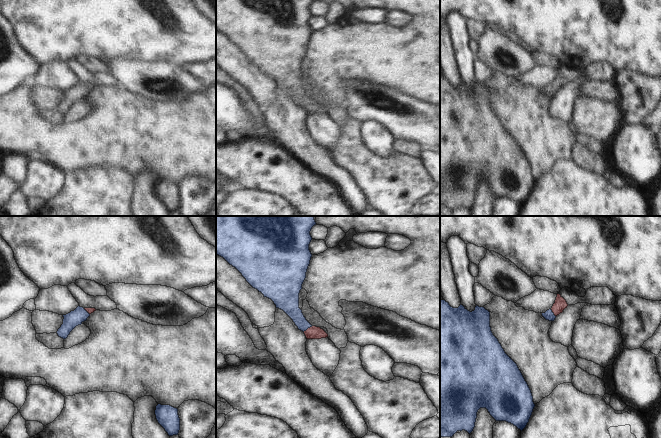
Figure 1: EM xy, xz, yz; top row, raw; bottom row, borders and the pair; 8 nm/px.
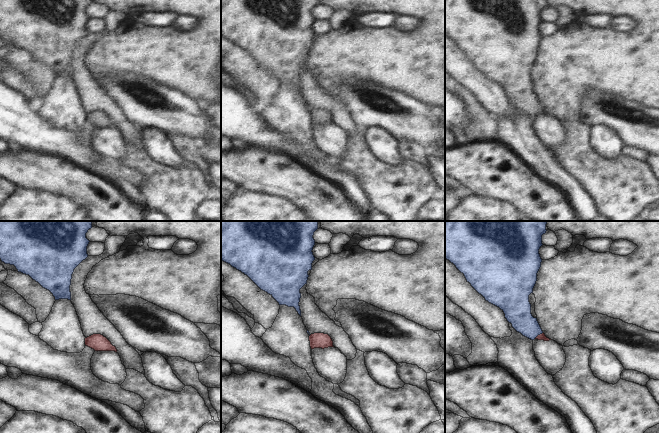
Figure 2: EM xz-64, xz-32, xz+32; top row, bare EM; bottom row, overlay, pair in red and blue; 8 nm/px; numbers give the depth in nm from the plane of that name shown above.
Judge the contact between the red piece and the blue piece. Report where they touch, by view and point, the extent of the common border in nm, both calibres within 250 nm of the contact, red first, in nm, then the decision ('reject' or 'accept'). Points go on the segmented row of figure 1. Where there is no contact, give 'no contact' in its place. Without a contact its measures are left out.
xz (308, 328) | 90 nm | 100/150 nm | accept

